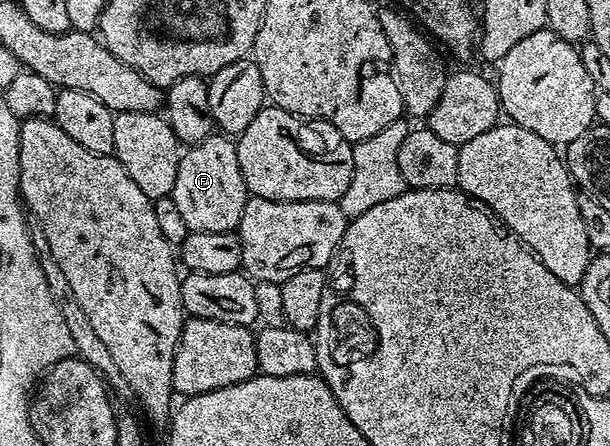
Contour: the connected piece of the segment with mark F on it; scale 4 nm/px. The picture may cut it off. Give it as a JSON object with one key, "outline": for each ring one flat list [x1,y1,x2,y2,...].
{"outline":[[213,132,195,146,186,147,182,151,177,180,169,196,181,211,188,231,234,231,245,212,249,197,247,185,241,176,241,164,237,164,235,142,222,133]]}

